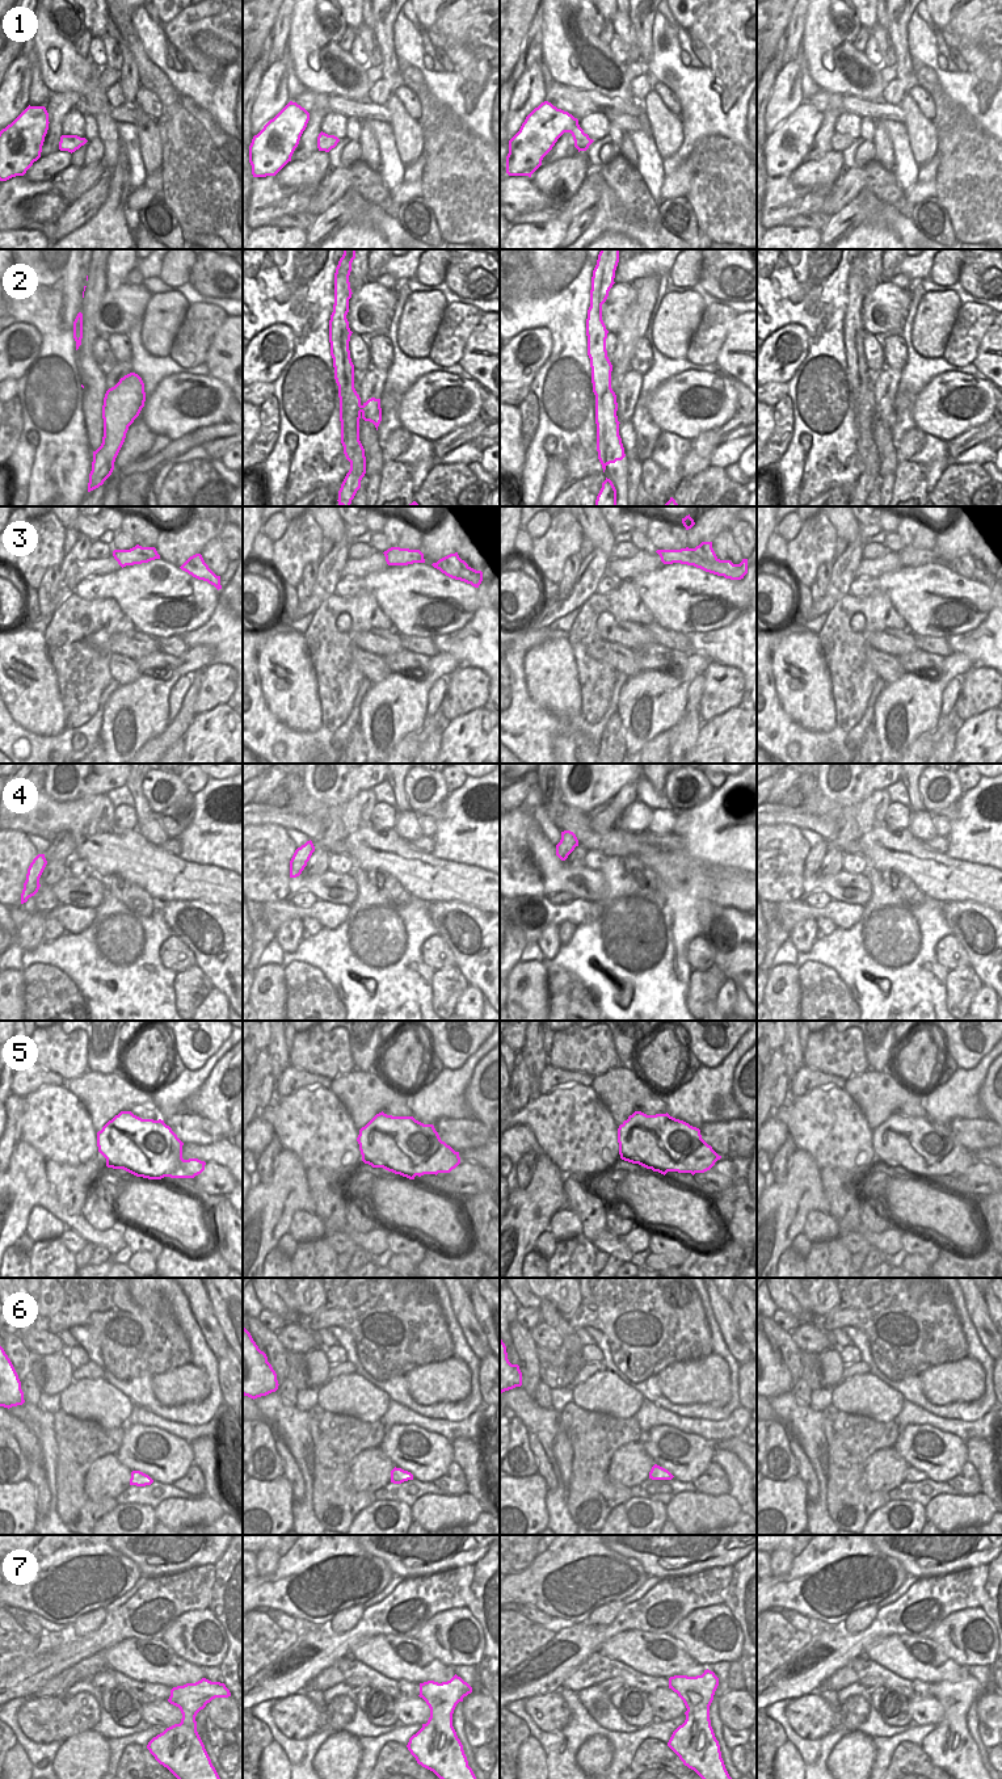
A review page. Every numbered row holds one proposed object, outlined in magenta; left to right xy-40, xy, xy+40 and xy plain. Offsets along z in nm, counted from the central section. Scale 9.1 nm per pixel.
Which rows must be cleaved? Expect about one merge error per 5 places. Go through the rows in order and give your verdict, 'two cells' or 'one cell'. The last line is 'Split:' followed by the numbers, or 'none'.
1: one cell
2: two cells
3: two cells
4: one cell
5: one cell
6: one cell
7: one cell
Split: 2, 3

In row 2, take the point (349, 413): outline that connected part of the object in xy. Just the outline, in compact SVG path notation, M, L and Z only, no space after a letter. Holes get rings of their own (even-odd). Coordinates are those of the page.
M340 399L340 421L341 443L346 459L350 462L350 470L341 484L337 501L341 506L350 506L366 474L366 457L359 441L359 409L357 404L345 404Z

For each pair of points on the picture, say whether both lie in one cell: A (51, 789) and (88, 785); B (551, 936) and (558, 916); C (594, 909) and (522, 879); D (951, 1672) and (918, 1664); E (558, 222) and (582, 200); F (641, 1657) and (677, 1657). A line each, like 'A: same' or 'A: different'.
A: same
B: different
C: different
D: same
E: same
F: same

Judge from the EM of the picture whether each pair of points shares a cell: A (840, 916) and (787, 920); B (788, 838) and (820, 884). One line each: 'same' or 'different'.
A: same
B: different

